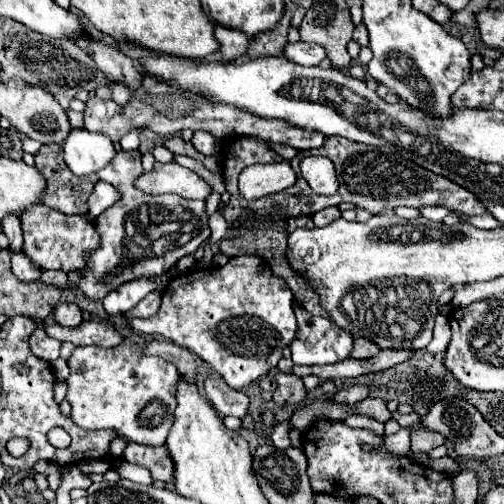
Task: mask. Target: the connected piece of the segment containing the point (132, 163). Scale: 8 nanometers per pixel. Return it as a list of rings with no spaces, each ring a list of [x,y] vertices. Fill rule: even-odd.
[[[117,152],[111,164],[101,168],[97,176],[101,180],[111,182],[119,188],[121,198],[107,208],[99,218],[95,218],[95,230],[99,232],[99,248],[87,254],[87,266],[79,272],[69,272],[69,284],[77,286],[85,296],[91,300],[103,300],[113,288],[119,288],[125,282],[139,280],[139,278],[157,278],[165,276],[183,256],[193,254],[207,238],[209,238],[209,224],[205,216],[205,202],[203,200],[183,200],[173,194],[153,196],[145,194],[135,188],[135,180],[143,174],[141,166],[141,152]],[[157,206],[167,212],[167,222],[159,218]],[[135,228],[143,230],[151,242],[155,244],[135,244]]]

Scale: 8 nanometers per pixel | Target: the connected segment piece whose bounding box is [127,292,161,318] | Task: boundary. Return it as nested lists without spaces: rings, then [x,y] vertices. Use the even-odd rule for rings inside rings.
[[[149,292],[145,296],[145,300],[141,300],[141,304],[137,304],[137,308],[133,308],[131,312],[127,312],[127,318],[131,316],[153,316],[161,306],[161,292]]]

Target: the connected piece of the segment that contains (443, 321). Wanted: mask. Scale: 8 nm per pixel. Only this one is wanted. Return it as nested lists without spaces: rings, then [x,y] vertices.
[[[439,314],[435,320],[435,328],[433,328],[433,340],[427,344],[427,350],[431,354],[435,352],[443,352],[447,348],[451,340],[451,328],[449,328],[449,320],[445,314]]]

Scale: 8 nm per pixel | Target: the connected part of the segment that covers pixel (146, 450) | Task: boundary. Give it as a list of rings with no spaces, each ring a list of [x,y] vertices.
[[[127,442],[125,450],[123,450],[123,460],[149,468],[153,480],[163,480],[163,482],[171,482],[173,480],[173,476],[171,476],[173,462],[171,462],[169,452],[167,452],[165,446],[151,448],[151,446]]]

